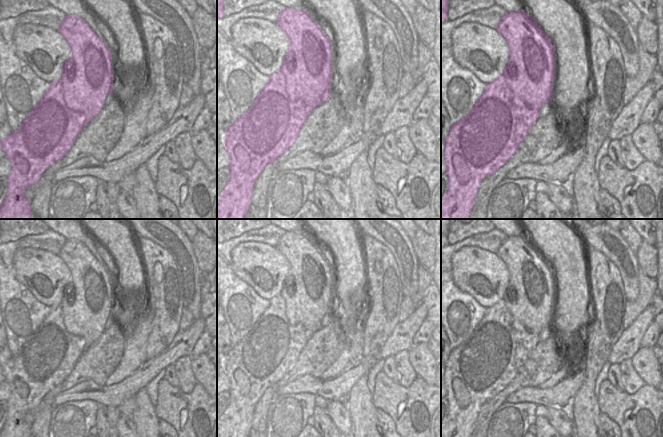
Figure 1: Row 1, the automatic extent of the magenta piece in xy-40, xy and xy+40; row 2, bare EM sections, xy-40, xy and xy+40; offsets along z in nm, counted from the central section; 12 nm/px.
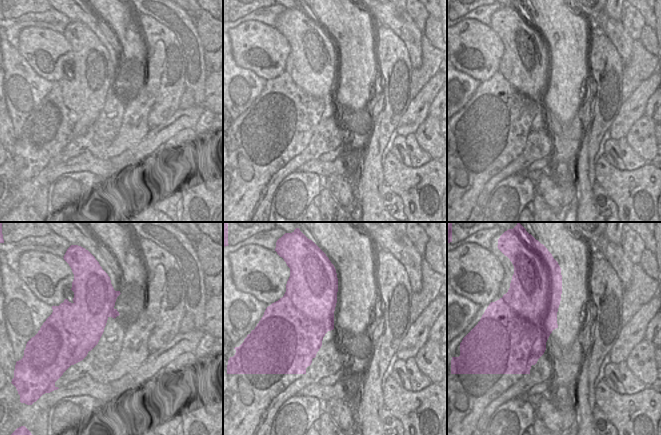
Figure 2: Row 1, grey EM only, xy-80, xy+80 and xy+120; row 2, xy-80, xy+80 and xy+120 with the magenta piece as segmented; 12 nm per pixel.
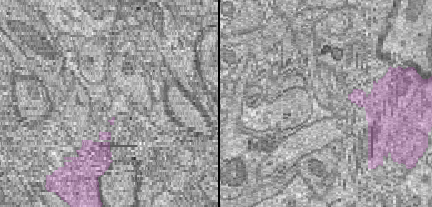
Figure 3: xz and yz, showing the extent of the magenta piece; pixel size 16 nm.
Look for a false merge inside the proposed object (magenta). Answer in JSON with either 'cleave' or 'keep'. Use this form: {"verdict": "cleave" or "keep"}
{"verdict": "cleave"}

